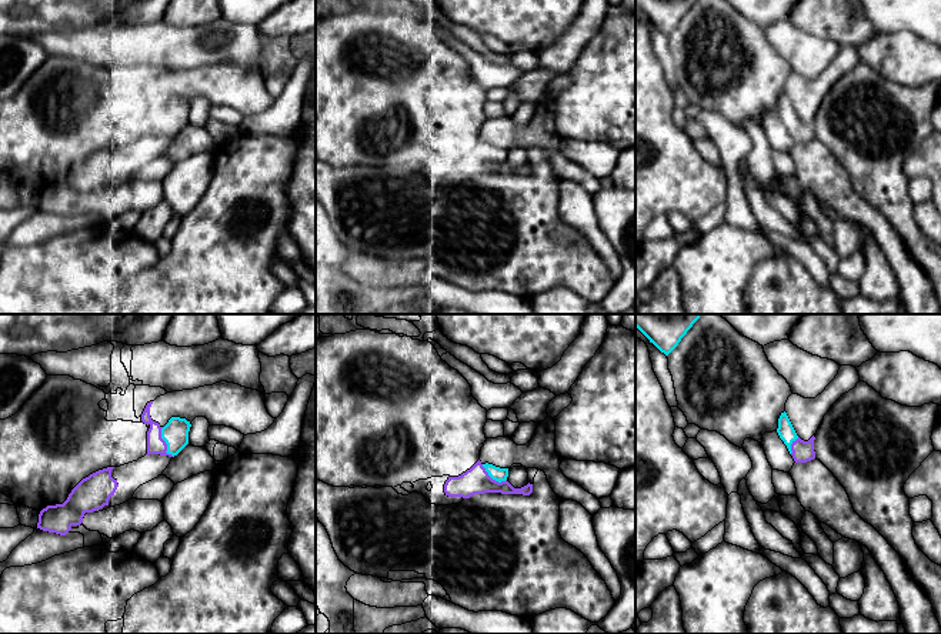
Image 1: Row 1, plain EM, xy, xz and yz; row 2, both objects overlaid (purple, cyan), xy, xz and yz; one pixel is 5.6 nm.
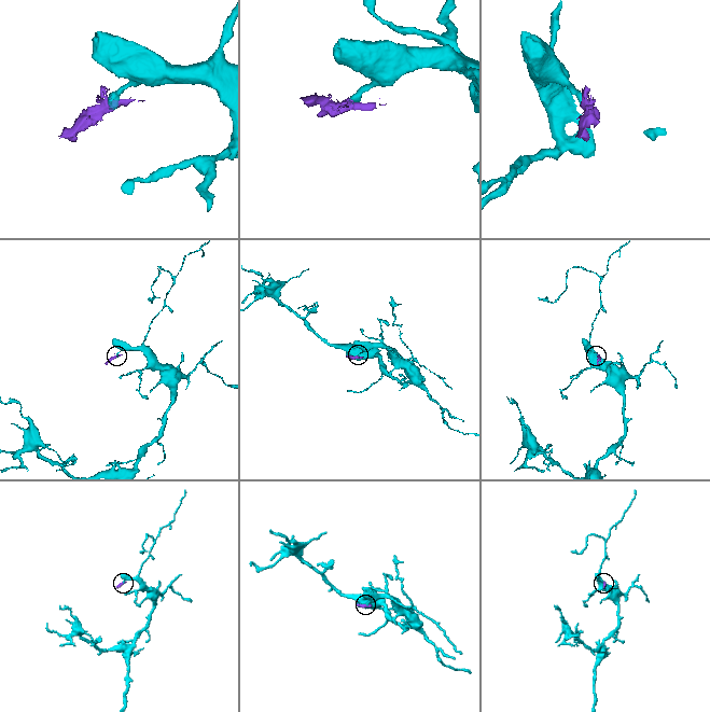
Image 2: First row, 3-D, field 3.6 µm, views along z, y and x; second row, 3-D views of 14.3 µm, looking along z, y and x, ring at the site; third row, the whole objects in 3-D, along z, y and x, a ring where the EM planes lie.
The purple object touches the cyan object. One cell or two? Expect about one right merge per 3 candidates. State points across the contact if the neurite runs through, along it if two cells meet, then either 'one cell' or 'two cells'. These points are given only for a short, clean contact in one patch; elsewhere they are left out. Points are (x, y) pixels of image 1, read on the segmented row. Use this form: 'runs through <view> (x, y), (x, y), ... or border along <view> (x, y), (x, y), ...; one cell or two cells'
border along xy (162, 427), (166, 451), (173, 456); two cells

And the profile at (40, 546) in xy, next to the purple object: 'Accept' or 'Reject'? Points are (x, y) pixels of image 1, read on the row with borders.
Reject

